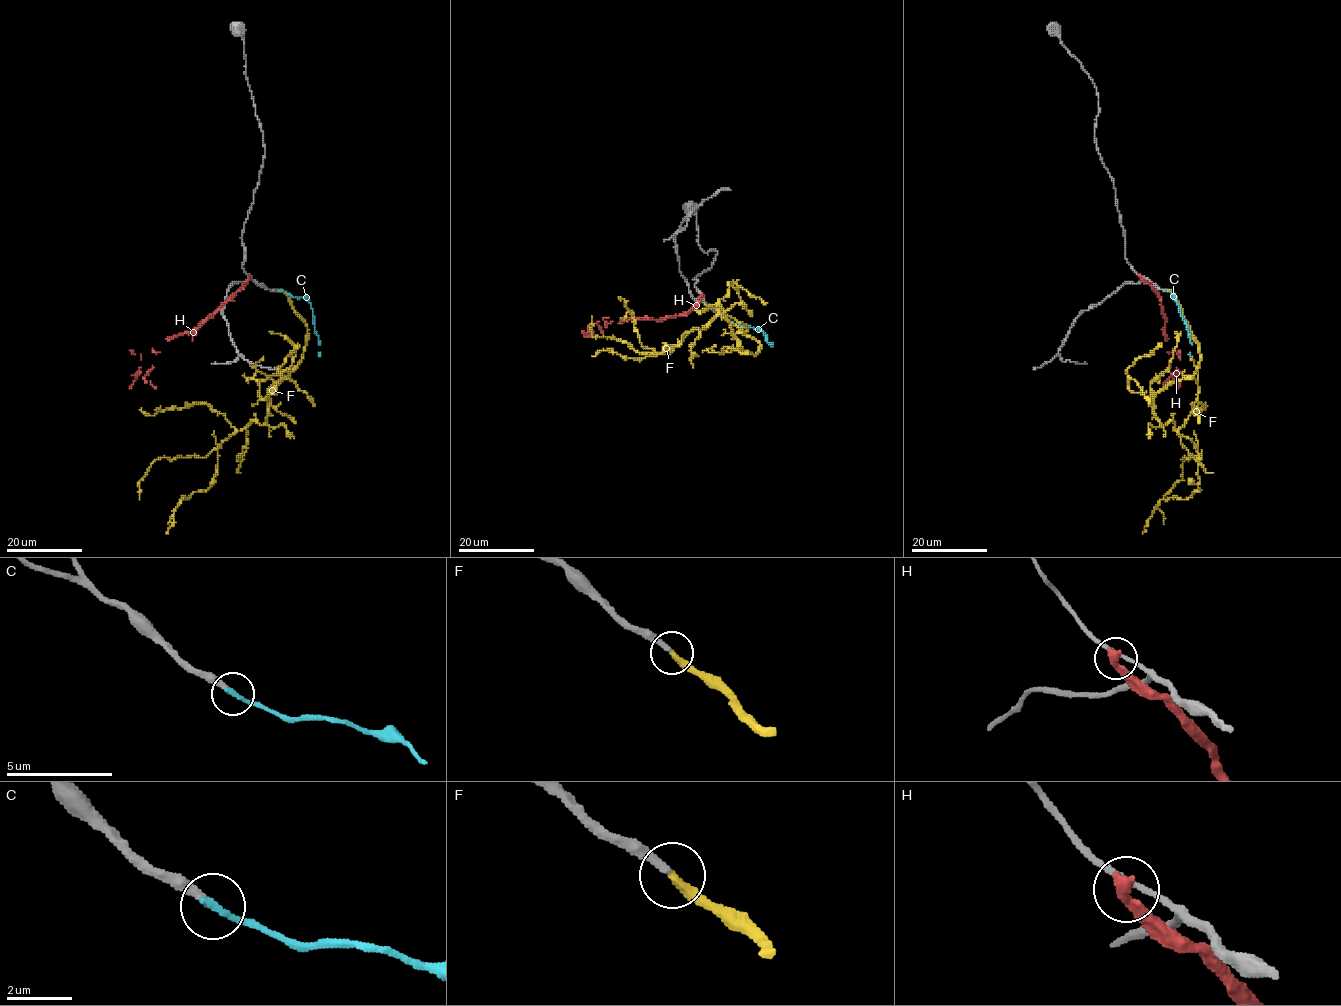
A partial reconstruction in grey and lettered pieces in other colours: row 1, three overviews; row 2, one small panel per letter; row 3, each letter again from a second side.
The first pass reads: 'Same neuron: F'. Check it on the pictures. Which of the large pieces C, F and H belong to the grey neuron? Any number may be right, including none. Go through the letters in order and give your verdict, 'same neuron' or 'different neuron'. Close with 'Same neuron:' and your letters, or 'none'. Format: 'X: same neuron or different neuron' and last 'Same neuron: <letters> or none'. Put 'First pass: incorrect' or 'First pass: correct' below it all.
C: different neuron
F: same neuron
H: different neuron
Same neuron: F
First pass: correct

